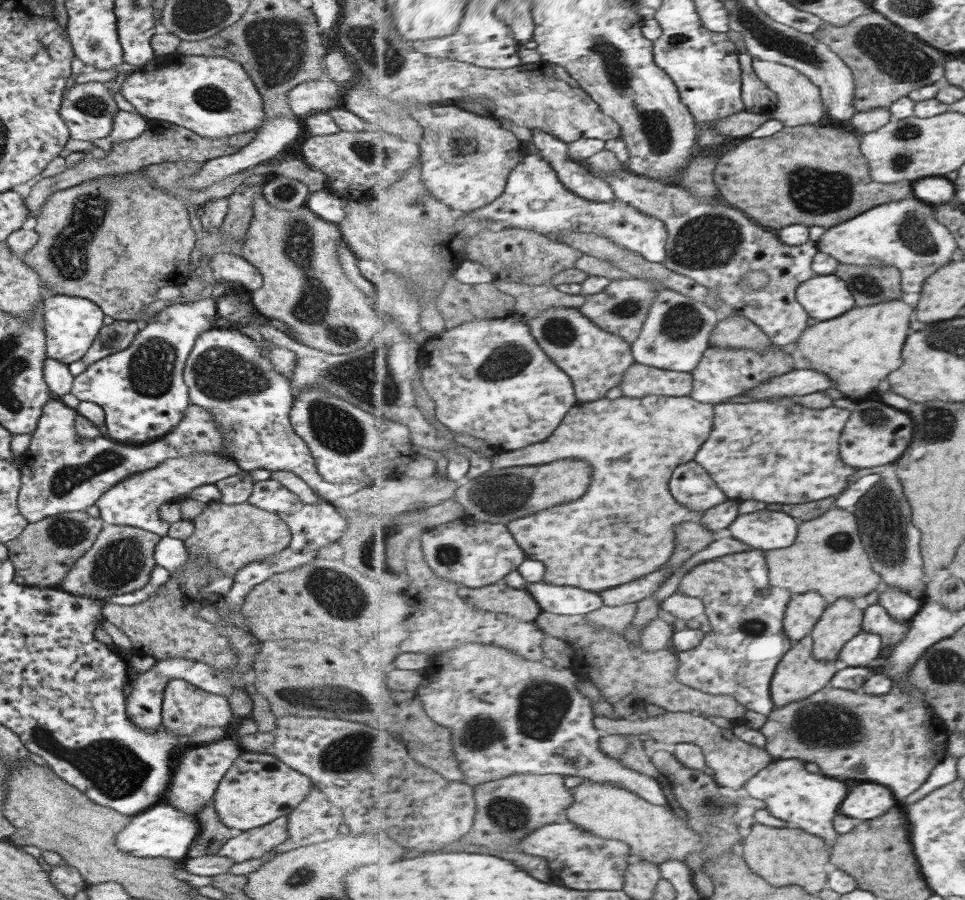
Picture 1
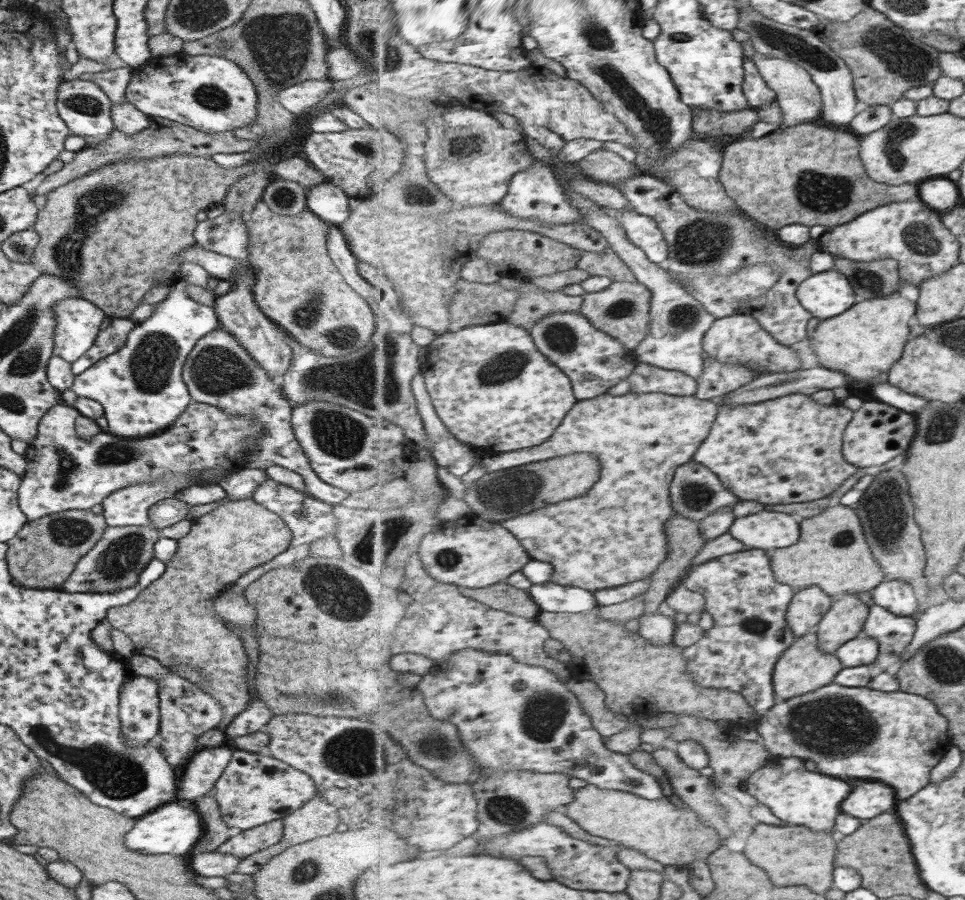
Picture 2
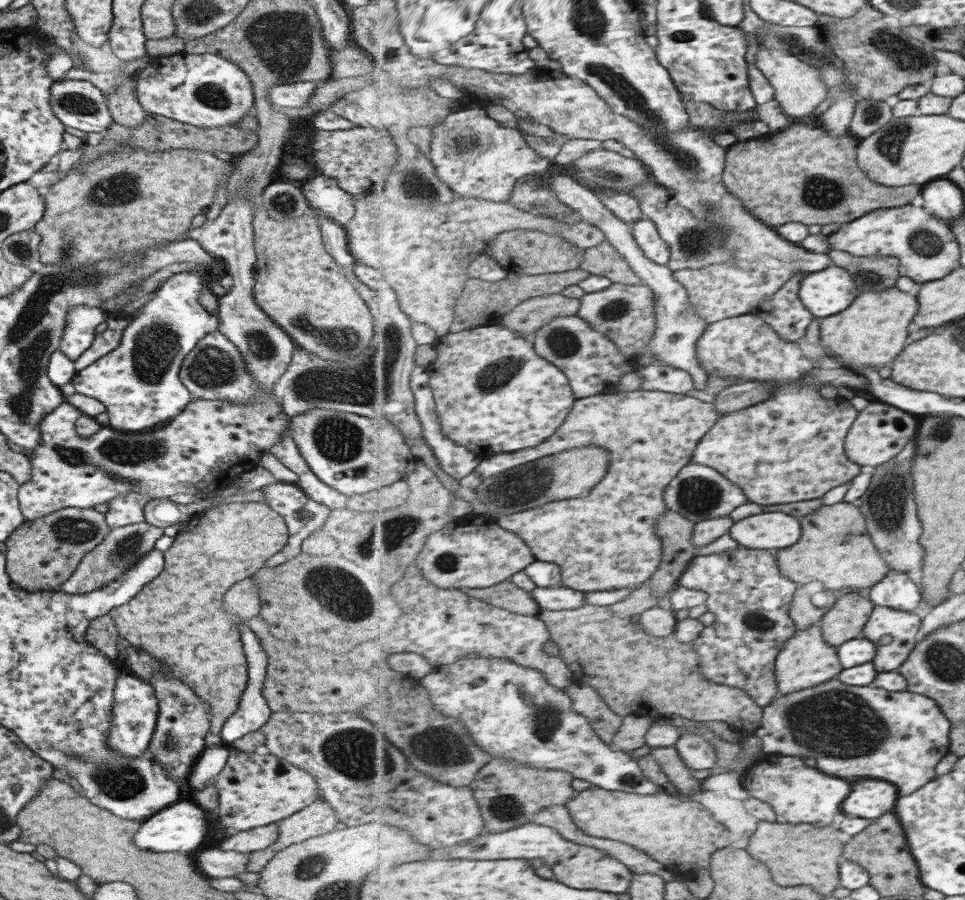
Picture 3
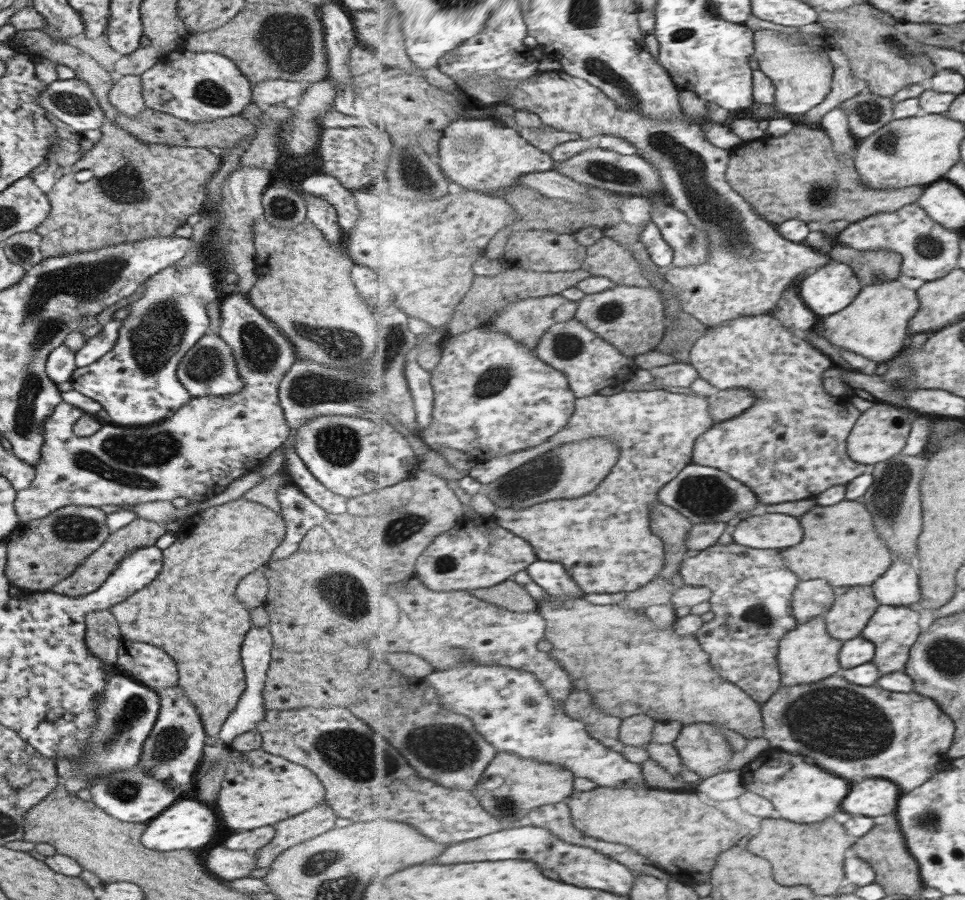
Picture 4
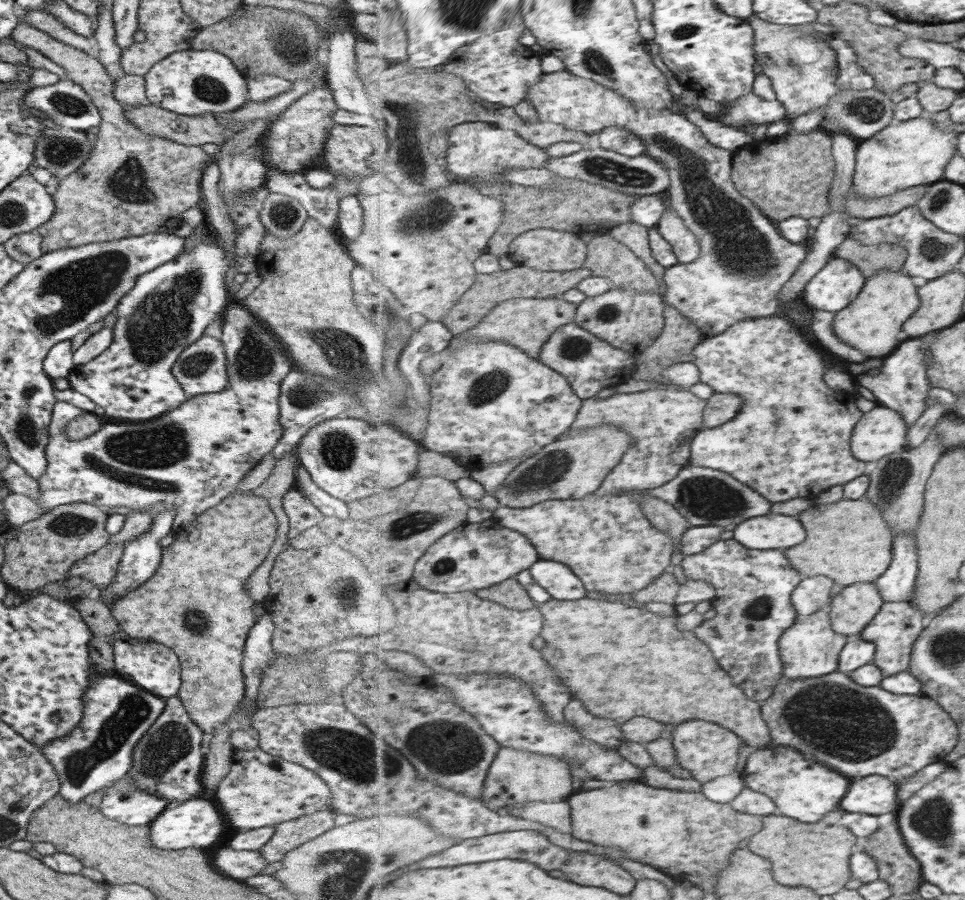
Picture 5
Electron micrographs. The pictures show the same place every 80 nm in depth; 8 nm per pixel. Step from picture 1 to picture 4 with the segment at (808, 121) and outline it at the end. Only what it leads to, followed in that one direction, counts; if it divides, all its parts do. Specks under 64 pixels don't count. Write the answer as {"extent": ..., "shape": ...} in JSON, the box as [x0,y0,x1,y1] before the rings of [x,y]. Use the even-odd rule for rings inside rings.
{"extent":[754,29,835,115],"shape":[[[772,29],[755,31],[754,43],[759,68],[774,81],[775,104],[781,114],[806,115],[831,94],[835,68],[825,45],[811,46],[809,43],[792,43],[789,37],[784,37]]]}

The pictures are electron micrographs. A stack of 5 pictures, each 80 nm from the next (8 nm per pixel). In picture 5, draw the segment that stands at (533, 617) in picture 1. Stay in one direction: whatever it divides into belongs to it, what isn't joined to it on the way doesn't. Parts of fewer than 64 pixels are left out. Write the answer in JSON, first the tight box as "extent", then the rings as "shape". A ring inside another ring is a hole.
{"extent":[476,577,537,611],"shape":[[[516,577],[505,580],[501,584],[478,590],[476,593],[482,599],[505,605],[505,608],[528,611],[537,606],[531,599],[526,586],[517,582]]]}

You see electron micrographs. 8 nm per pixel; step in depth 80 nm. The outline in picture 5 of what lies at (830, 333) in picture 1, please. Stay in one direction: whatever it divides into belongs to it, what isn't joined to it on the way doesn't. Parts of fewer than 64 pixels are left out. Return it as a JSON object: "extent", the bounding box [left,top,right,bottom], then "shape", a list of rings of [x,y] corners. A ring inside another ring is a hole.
{"extent":[833,270,922,356],"shape":[[[881,270],[877,271],[866,279],[863,290],[859,293],[859,298],[855,299],[851,306],[844,308],[842,311],[835,313],[833,321],[833,332],[845,340],[845,342],[853,342],[853,346],[869,352],[869,356],[889,356],[897,348],[899,342],[903,342],[903,338],[899,340],[899,334],[904,337],[903,327],[907,320],[911,318],[922,306],[922,300],[918,293],[918,286],[915,286],[914,278],[911,275],[901,271]]]}

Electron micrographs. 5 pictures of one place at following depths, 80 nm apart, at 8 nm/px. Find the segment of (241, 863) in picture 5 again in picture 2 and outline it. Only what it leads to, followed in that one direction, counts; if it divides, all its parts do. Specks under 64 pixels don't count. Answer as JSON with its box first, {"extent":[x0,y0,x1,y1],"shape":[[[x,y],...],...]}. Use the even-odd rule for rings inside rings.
{"extent":[187,850,239,877],"shape":[[[215,850],[207,854],[188,856],[187,866],[197,876],[224,877],[226,874],[236,872],[239,861],[232,854],[221,854]]]}

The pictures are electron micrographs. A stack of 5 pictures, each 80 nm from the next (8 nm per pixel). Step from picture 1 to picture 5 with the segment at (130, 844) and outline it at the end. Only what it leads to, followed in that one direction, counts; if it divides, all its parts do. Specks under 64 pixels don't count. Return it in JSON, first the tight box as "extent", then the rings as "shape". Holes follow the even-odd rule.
{"extent":[149,800,221,850],"shape":[[[187,800],[167,806],[149,823],[149,838],[153,846],[163,850],[177,850],[181,848],[205,848],[217,842],[221,836],[221,816],[217,808],[207,800]]]}

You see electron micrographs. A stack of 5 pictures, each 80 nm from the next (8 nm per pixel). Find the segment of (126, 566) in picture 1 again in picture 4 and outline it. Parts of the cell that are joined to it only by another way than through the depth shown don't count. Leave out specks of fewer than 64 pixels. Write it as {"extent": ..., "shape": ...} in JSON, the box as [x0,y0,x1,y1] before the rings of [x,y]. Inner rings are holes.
{"extent":[49,517,166,596],"shape":[[[135,517],[135,520],[128,522],[123,528],[109,533],[97,550],[94,550],[81,564],[77,565],[67,578],[60,580],[49,590],[65,596],[83,596],[93,592],[107,578],[107,575],[116,567],[127,551],[153,545],[157,538],[165,532],[166,530],[161,524]]]}

